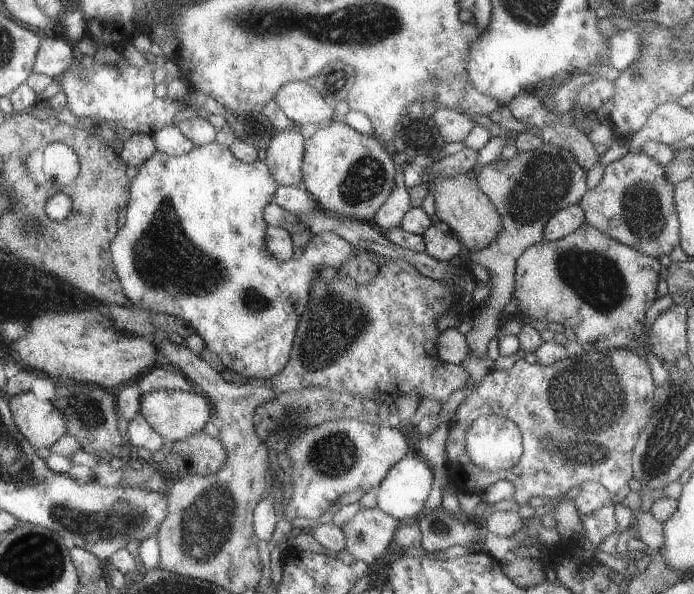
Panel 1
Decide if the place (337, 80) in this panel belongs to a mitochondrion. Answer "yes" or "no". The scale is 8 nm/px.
yes

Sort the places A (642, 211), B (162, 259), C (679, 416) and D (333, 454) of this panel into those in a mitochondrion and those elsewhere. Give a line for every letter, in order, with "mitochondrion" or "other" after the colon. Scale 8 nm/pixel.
A: mitochondrion
B: mitochondrion
C: mitochondrion
D: mitochondrion

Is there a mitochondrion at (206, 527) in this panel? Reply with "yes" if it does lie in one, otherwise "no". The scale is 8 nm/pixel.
yes

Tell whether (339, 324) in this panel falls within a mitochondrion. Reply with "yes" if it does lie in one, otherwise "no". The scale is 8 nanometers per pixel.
yes

